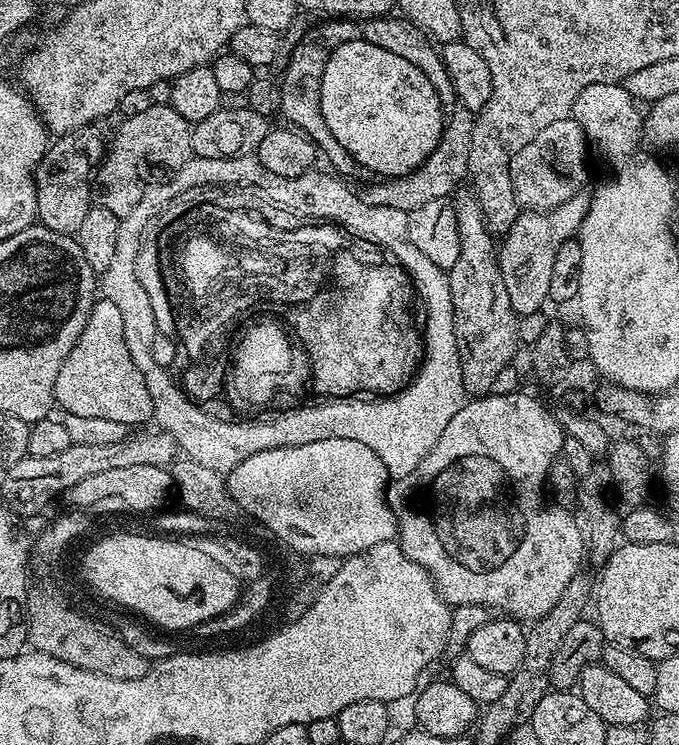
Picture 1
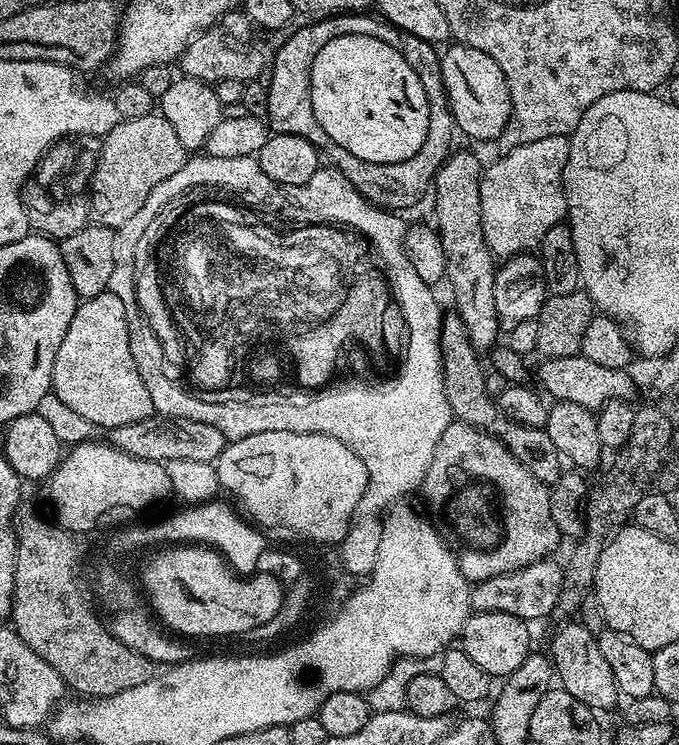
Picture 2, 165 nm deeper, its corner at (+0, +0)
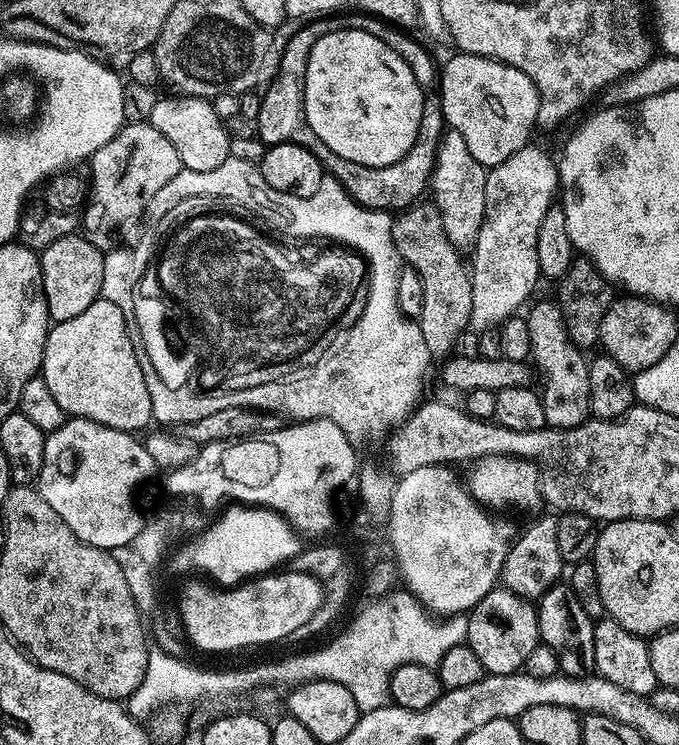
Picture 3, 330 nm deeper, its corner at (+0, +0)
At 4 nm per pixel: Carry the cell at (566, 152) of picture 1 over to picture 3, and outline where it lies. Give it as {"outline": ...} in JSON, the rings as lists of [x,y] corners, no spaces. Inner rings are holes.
{"outline":[[[535,146],[510,154],[506,162],[489,171],[486,178],[486,214],[482,230],[478,230],[476,247],[470,252],[470,325],[476,332],[496,328],[529,303],[528,295],[536,280],[541,279],[538,266],[538,225],[542,218],[546,218],[546,210],[553,207],[555,200],[552,199],[555,196],[557,199],[559,188],[560,169],[557,161],[553,157],[551,160],[542,149]]]}

